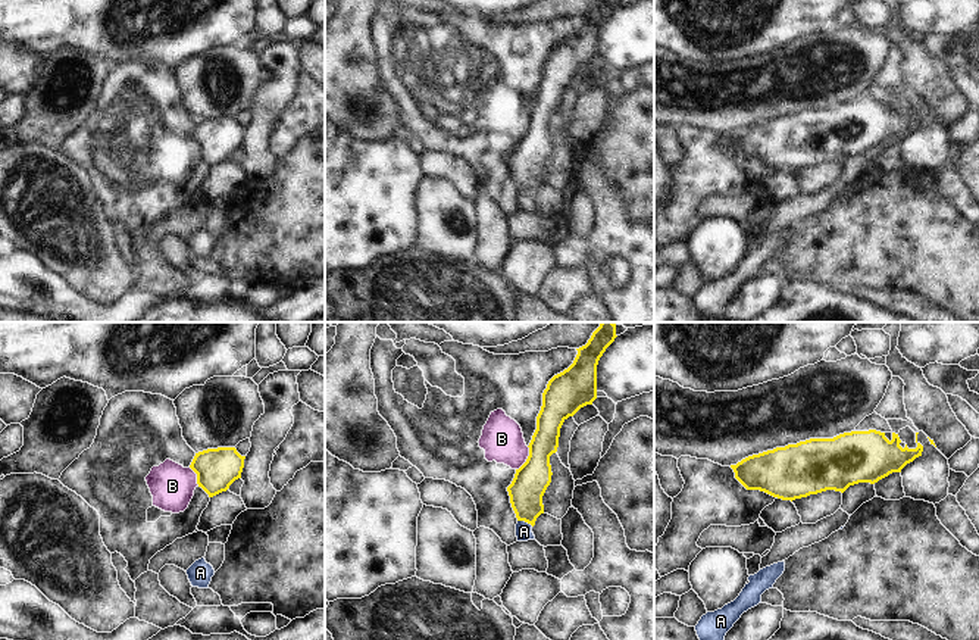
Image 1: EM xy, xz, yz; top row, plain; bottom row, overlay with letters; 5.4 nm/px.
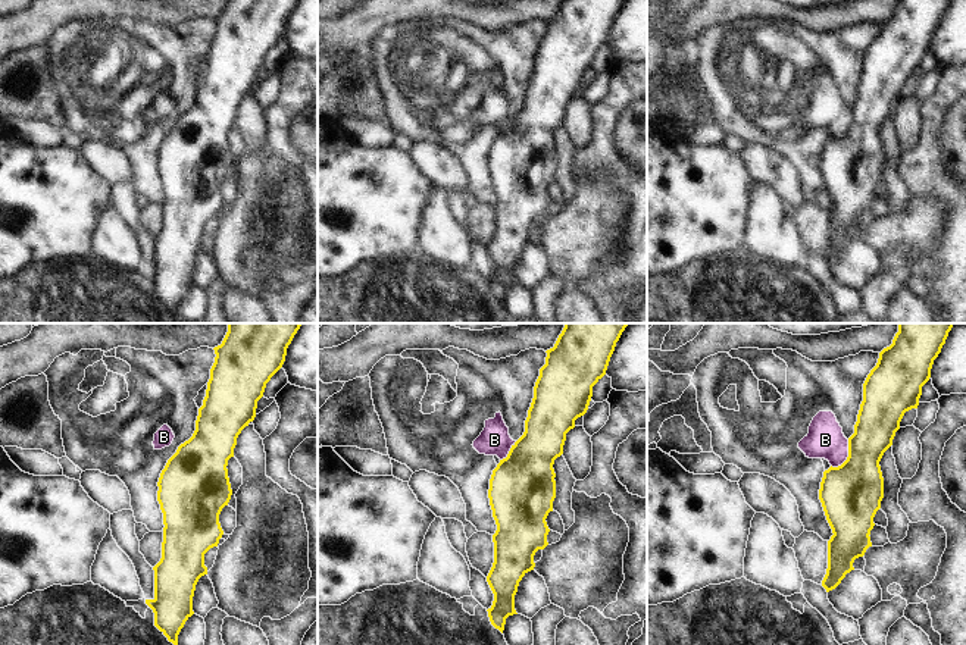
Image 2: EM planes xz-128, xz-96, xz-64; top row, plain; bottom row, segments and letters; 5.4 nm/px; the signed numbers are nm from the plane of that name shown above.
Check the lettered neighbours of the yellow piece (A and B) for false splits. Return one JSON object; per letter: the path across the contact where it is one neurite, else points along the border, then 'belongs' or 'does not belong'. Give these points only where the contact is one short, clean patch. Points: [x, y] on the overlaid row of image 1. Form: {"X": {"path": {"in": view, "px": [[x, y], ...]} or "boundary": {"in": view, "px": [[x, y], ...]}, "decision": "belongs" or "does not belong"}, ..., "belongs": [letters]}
{"A": {"boundary": {"in": "xz", "px": [[518, 520], [532, 525]]}, "decision": "does not belong"}, "B": {"boundary": {"in": "xz", "px": [[528, 446], [528, 458], [516, 470]]}, "decision": "does not belong"}, "belongs": []}

